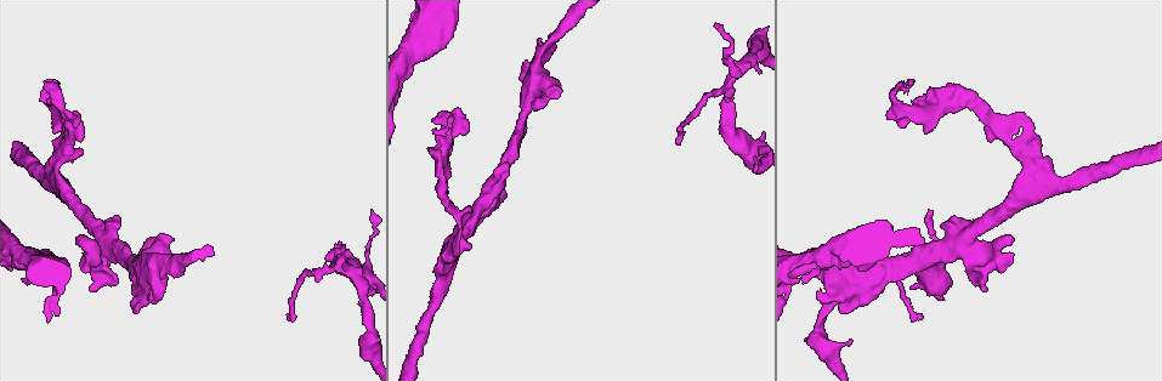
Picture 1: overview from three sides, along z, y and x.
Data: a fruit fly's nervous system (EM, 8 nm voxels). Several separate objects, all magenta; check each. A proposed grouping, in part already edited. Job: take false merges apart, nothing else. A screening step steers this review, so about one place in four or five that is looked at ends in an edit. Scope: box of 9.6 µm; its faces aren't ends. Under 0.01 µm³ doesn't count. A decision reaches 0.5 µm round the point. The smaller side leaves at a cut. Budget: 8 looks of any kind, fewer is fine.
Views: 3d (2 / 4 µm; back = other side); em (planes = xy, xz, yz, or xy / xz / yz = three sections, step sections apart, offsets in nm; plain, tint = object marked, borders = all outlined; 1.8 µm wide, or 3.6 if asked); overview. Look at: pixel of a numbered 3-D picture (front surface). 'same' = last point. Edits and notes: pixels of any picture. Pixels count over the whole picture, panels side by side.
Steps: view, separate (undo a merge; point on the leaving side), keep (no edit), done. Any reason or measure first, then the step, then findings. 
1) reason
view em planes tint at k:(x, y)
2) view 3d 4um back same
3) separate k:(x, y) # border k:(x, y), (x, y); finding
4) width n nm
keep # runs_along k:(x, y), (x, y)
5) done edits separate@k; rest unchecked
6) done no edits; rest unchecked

view em planes tint at 1:(725, 93)

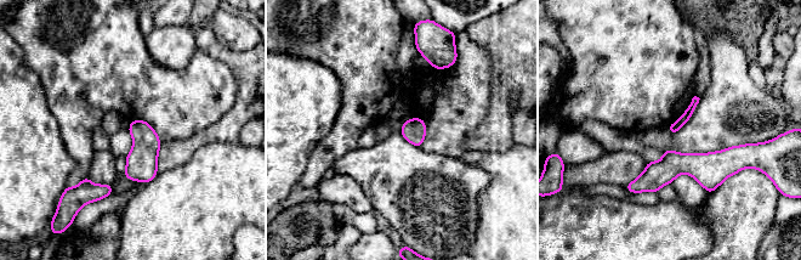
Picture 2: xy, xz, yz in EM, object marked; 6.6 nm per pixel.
width 70 nm
keep # runs_along 2:(696, 100), (688, 113), (671, 130); one neuron here

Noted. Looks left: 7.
looks like a crossing
view 3d 4um at 1:(870, 270)

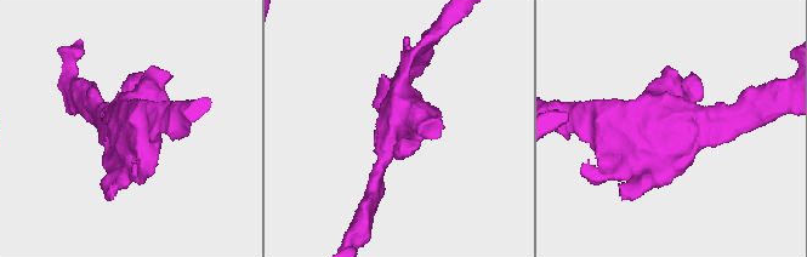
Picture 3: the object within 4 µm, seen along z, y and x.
view em 3.6um planes tint at 3:(670, 122)

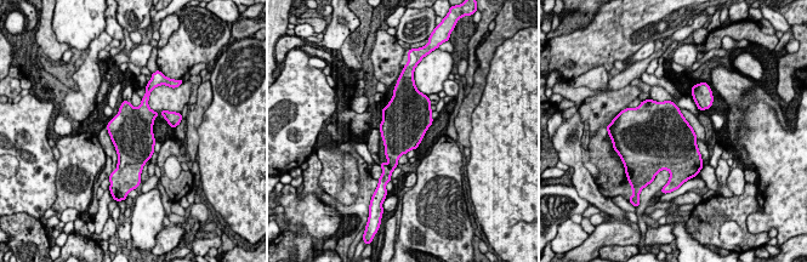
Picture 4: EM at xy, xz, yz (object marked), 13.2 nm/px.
keep # continuous, no second neuron

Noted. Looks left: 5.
sharp bend
view 3d 4um at 1:(101, 268)

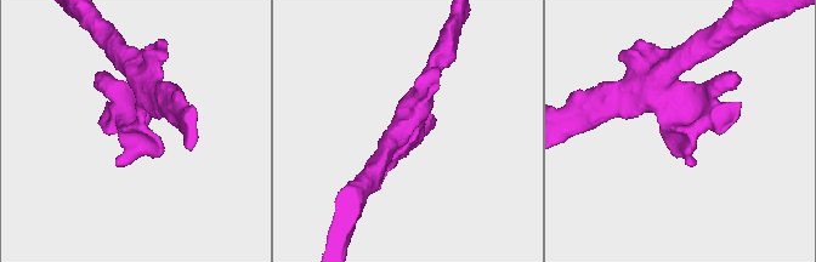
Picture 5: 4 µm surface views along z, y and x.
shape alone is not enough
view em planes plain at 5:(134, 129)

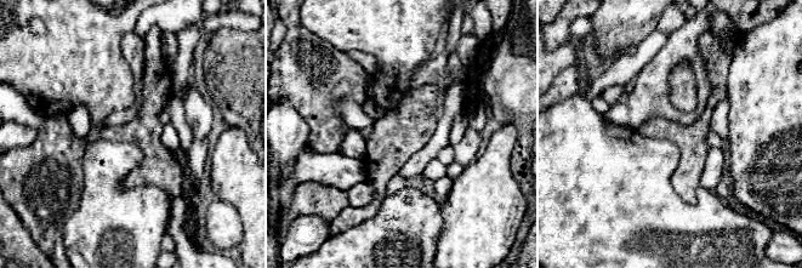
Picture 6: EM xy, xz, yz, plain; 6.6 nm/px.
with the object marked
view em planes tint same

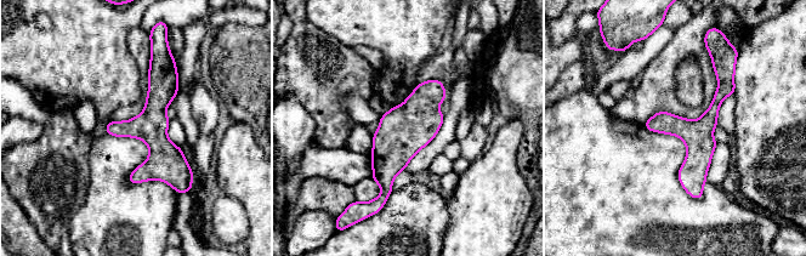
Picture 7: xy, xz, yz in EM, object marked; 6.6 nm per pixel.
keep # continuous, no second neuron

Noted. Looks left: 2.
done no edits; rest unchecked

